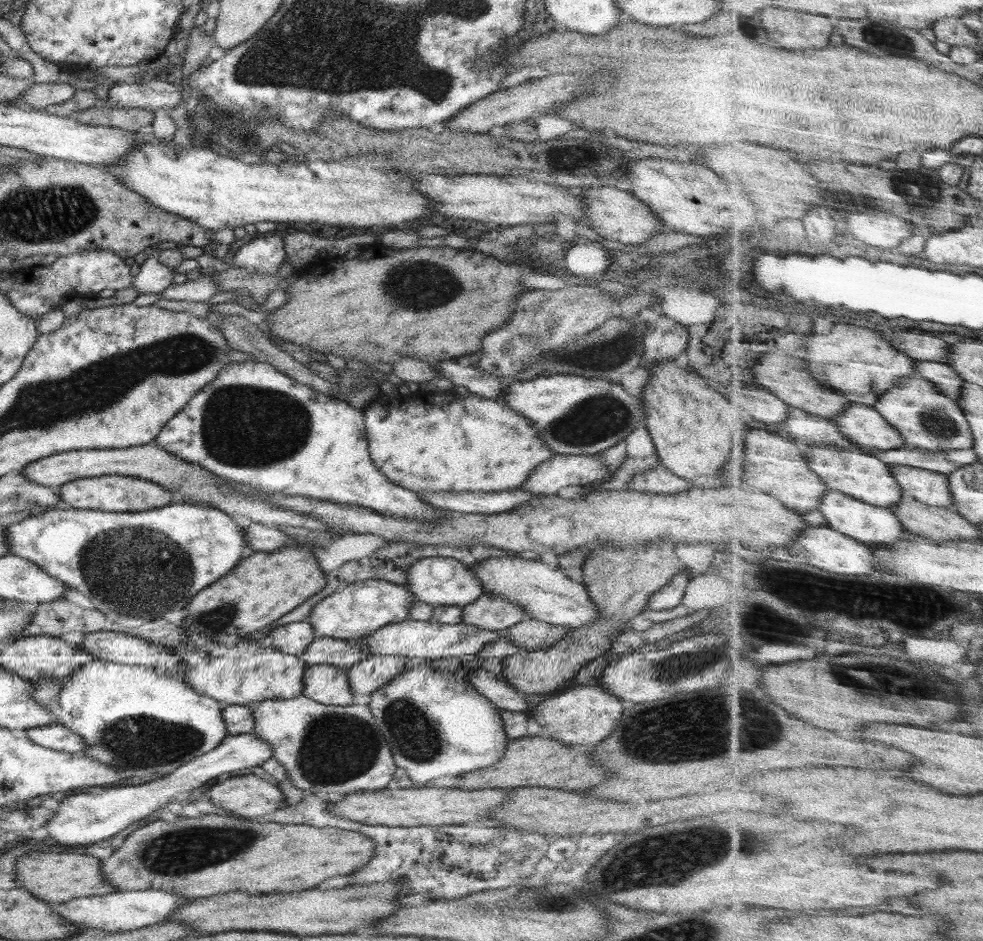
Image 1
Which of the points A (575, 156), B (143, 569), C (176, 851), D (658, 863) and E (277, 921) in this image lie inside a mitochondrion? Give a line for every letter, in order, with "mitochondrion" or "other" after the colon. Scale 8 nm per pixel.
A: mitochondrion
B: mitochondrion
C: mitochondrion
D: mitochondrion
E: other

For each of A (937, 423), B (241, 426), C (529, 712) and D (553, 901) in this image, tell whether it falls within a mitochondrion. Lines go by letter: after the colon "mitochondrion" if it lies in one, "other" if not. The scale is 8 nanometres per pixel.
A: mitochondrion
B: mitochondrion
C: other
D: mitochondrion

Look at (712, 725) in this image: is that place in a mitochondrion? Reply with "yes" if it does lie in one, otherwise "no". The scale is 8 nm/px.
yes

